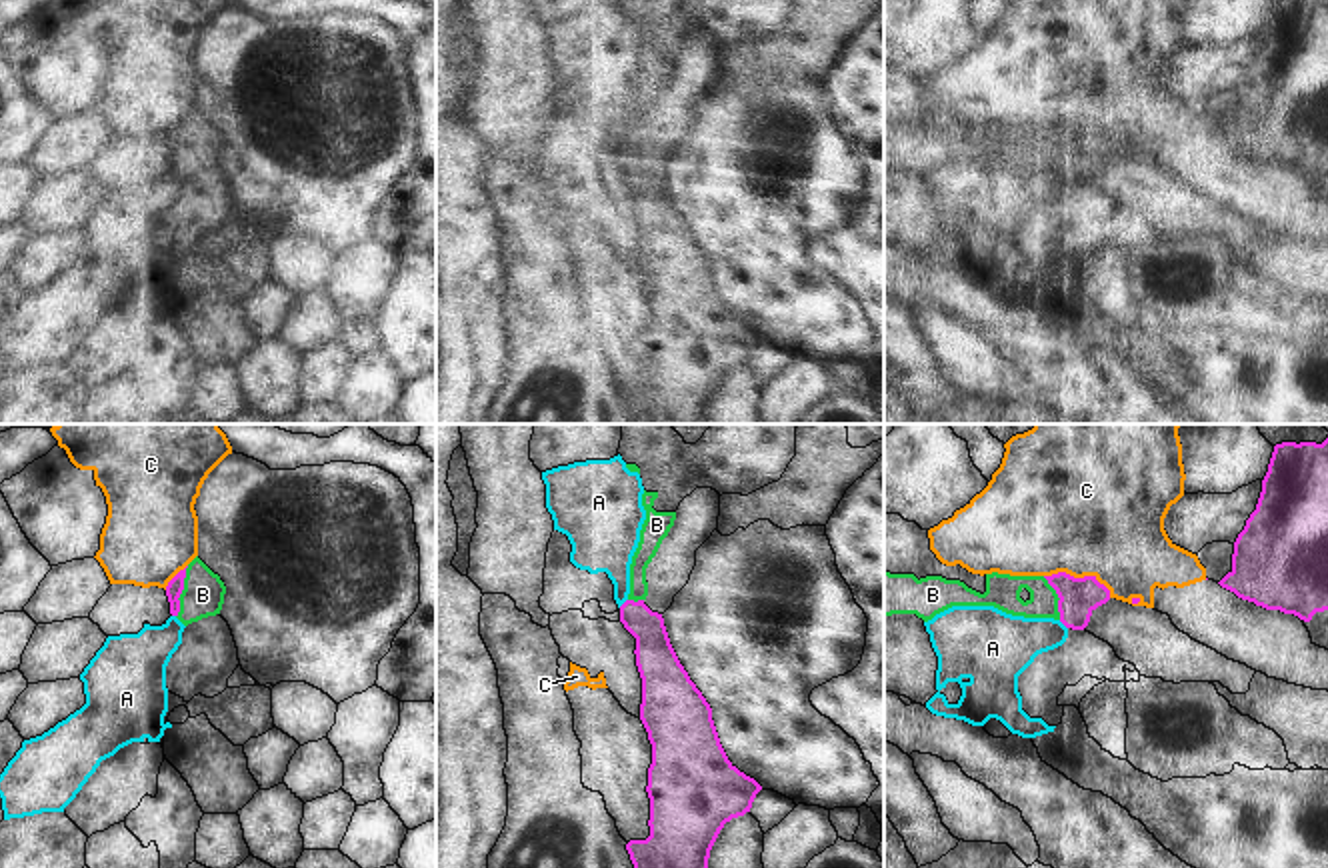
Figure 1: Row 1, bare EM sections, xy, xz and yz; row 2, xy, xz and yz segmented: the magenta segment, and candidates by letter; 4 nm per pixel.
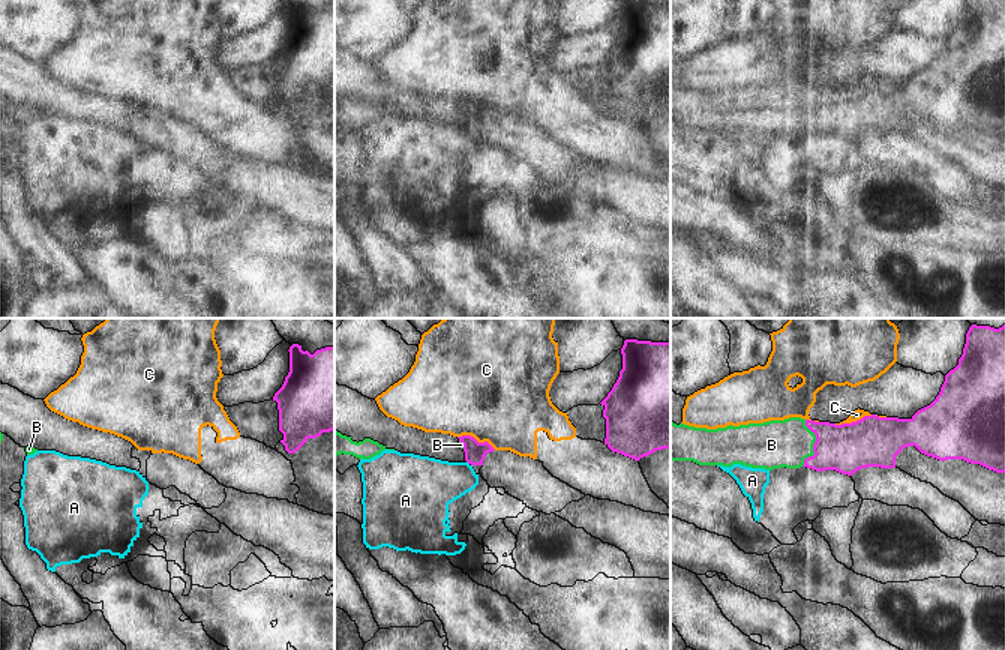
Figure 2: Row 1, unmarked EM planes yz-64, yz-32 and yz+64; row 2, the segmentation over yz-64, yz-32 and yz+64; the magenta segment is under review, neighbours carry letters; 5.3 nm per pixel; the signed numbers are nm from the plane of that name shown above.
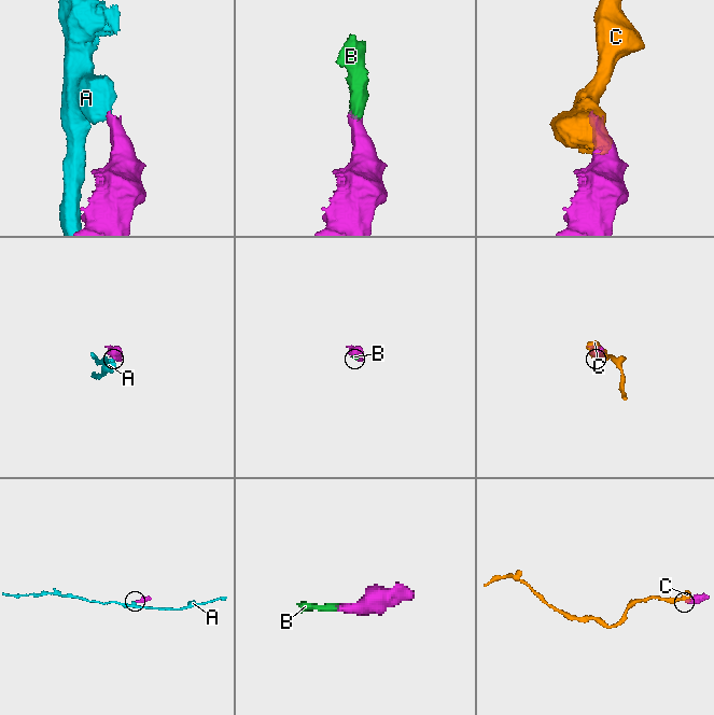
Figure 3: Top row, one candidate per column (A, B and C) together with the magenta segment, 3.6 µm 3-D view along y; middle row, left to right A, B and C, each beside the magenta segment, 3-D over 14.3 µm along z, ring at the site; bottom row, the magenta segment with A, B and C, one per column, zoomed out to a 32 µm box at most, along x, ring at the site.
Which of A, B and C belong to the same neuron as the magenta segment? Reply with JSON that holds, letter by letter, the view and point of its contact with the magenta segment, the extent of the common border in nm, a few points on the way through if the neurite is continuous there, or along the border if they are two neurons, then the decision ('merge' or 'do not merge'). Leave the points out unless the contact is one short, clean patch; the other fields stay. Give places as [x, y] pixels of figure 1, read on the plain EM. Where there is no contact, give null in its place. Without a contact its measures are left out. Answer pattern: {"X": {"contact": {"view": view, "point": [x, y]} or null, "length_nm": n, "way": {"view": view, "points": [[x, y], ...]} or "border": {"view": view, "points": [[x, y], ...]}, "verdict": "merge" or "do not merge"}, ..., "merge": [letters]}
{"A": {"contact": {"view": "xz", "point": [624, 154]}, "length_nm": 50, "border": {"view": "xz", "points": [[626, 150], [618, 158]]}, "verdict": "do not merge"}, "B": {"contact": {"view": "xy", "point": [180, 144]}, "length_nm": 220, "way": {"view": "xy", "points": [[174, 138], [180, 144], [202, 146]]}, "verdict": "merge"}, "C": {"contact": {"view": "yz", "point": [1080, 130]}, "length_nm": 280, "verdict": "do not merge"}, "merge": ["B"]}

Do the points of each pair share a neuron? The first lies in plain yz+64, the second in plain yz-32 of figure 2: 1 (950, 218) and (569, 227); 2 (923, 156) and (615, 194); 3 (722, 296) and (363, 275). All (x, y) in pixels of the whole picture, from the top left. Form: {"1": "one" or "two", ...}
{"1": "one", "2": "two", "3": "one"}

